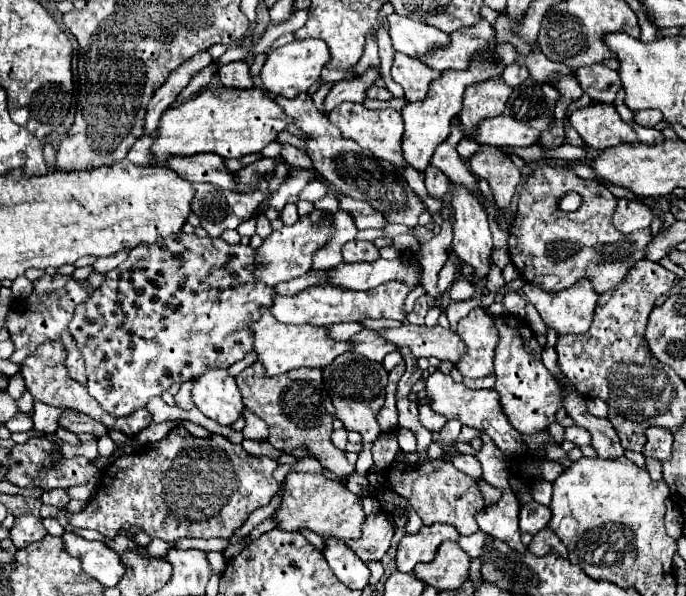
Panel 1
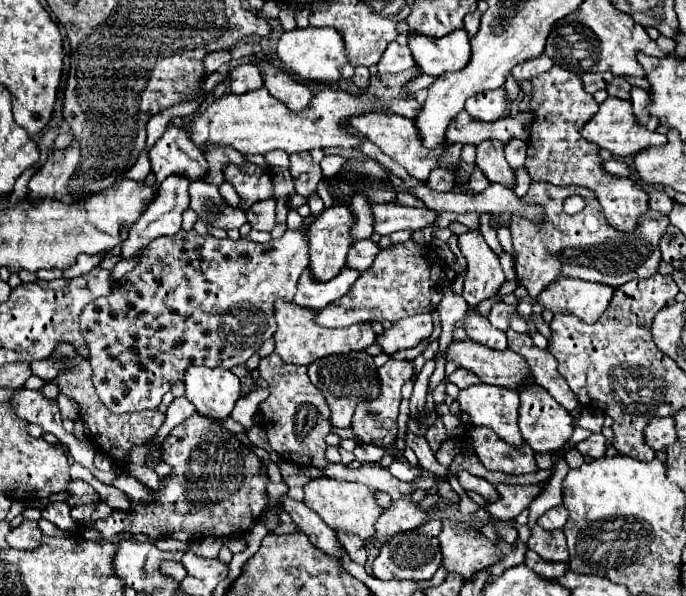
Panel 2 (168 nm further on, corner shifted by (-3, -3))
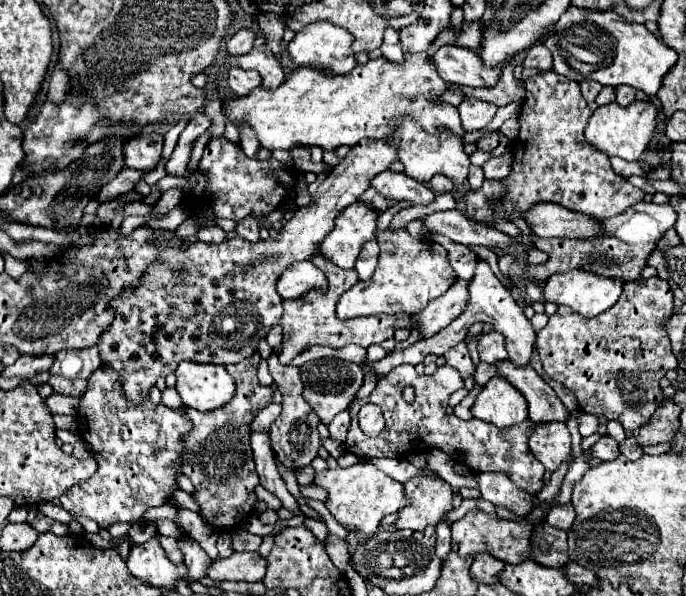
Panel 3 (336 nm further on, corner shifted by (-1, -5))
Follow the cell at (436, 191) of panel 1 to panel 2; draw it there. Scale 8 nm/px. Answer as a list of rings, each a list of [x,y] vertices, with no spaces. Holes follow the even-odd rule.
[[[434,168],[434,172],[430,172],[426,184],[432,190],[448,192],[448,190],[454,190],[454,186],[456,186],[456,174],[452,170],[446,170],[446,168]]]

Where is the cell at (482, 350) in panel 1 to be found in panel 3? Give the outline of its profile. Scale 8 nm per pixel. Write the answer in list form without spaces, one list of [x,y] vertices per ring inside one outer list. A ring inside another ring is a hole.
[[[490,332],[482,334],[478,338],[478,352],[480,352],[480,362],[502,362],[508,358],[506,346],[504,346],[504,336],[500,332]]]

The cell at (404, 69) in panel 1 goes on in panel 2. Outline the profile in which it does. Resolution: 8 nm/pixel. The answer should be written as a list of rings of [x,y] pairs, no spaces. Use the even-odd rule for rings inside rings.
[[[392,42],[386,52],[382,54],[380,62],[378,62],[378,72],[404,72],[414,68],[414,56],[410,52],[408,46],[400,46],[398,42]]]

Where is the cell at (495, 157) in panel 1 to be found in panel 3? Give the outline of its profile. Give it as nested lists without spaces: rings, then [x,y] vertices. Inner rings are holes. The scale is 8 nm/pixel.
[[[488,132],[478,140],[478,150],[492,152],[498,146],[498,142],[500,142],[500,134],[498,132]]]

